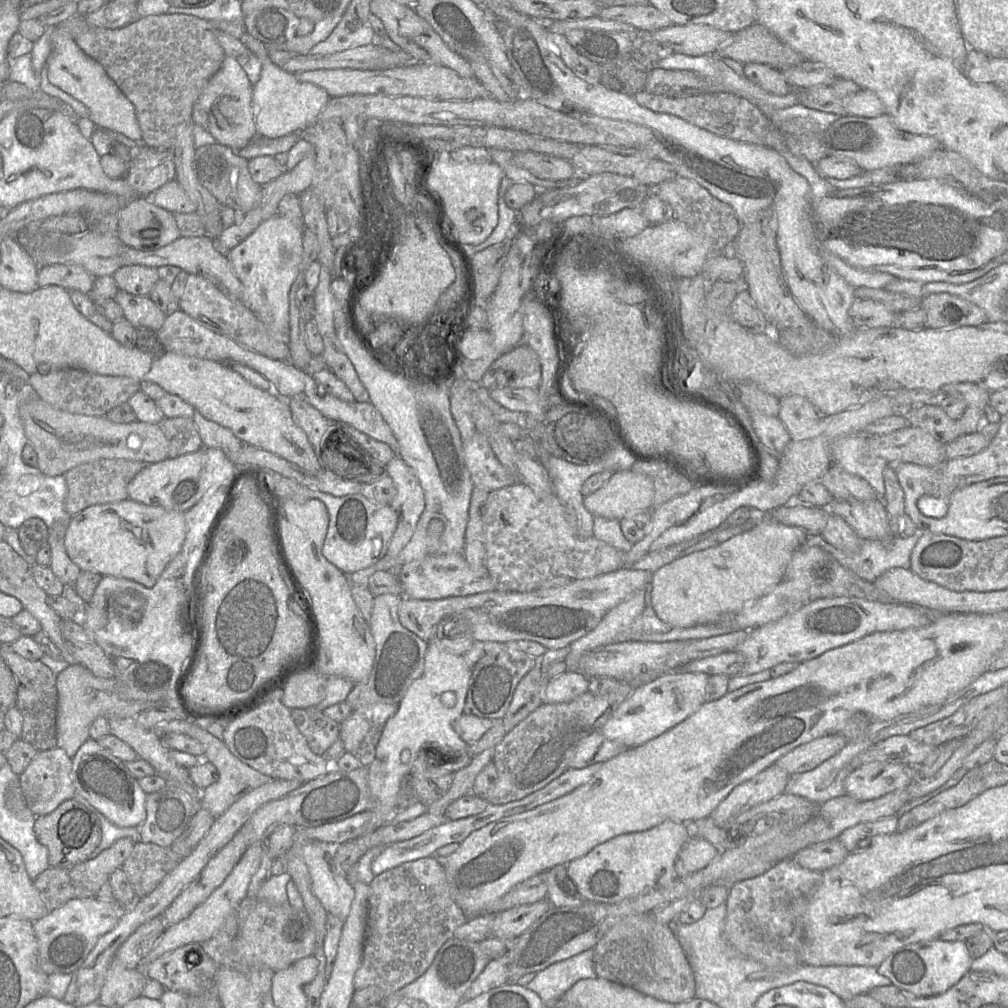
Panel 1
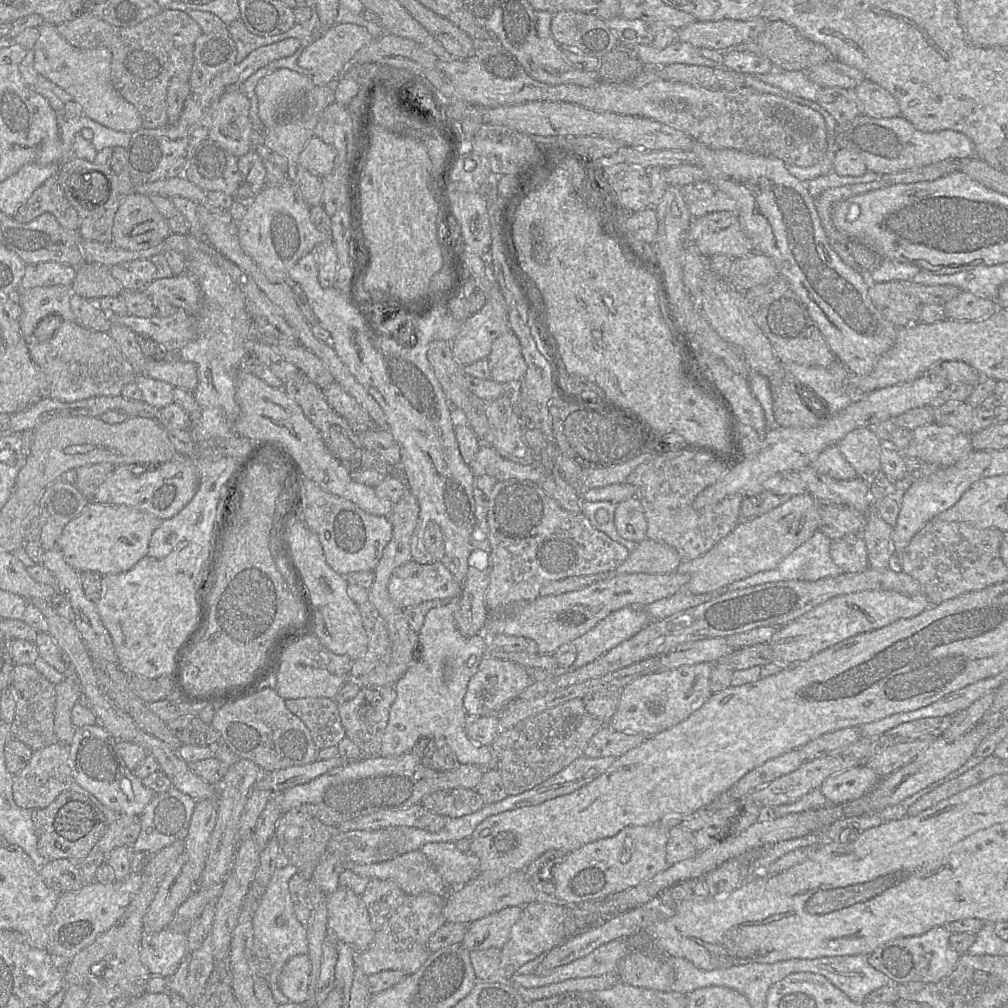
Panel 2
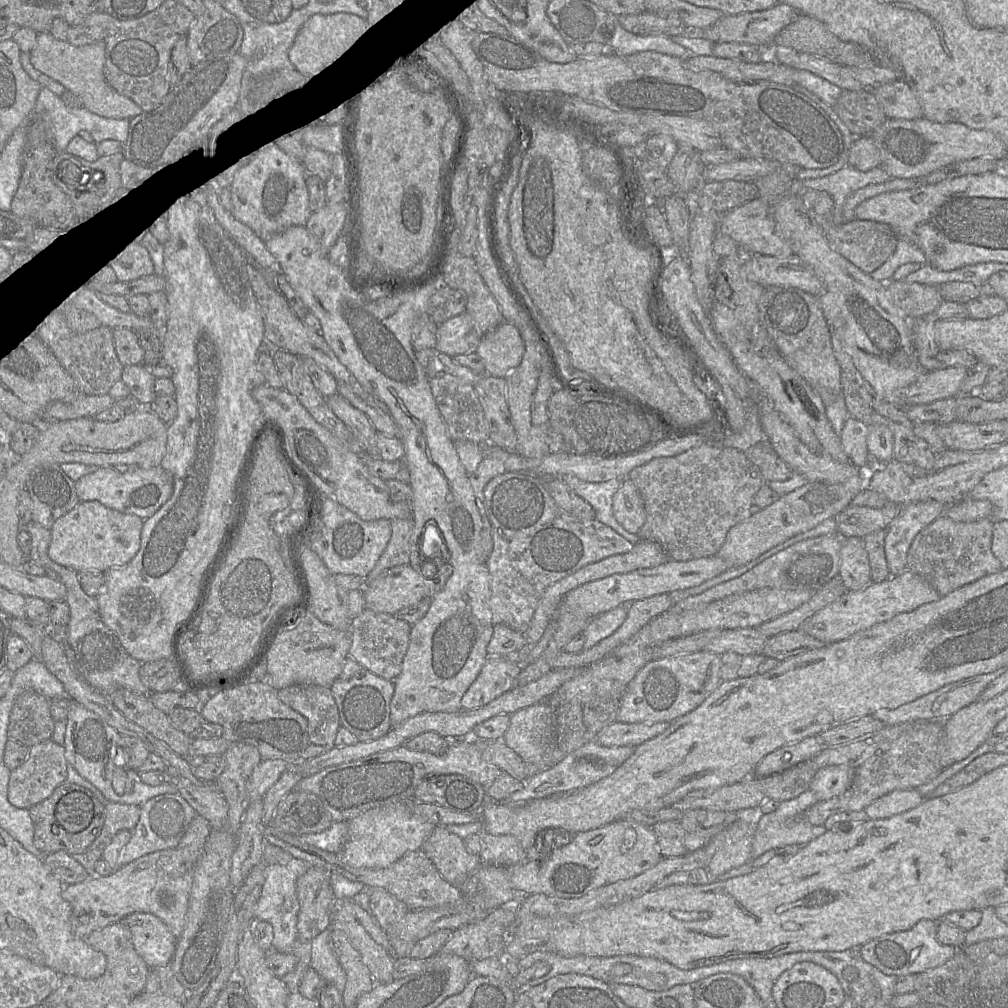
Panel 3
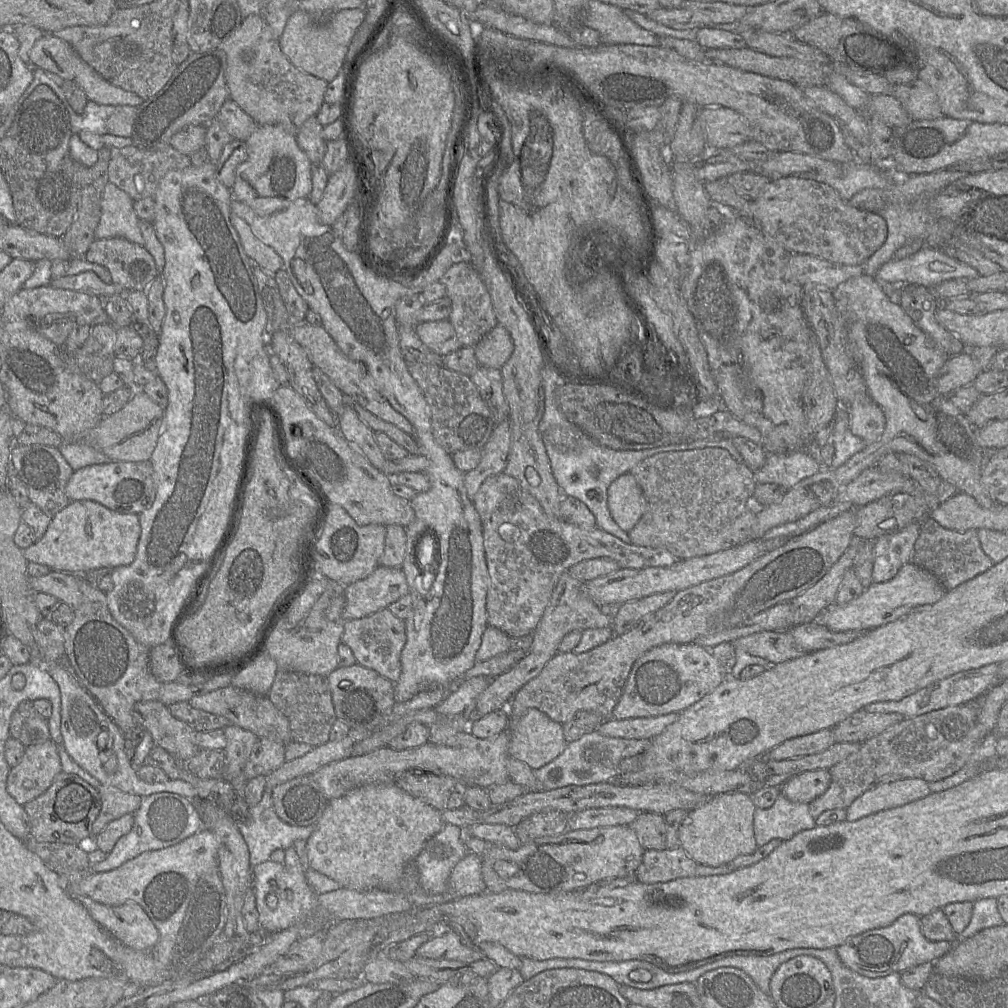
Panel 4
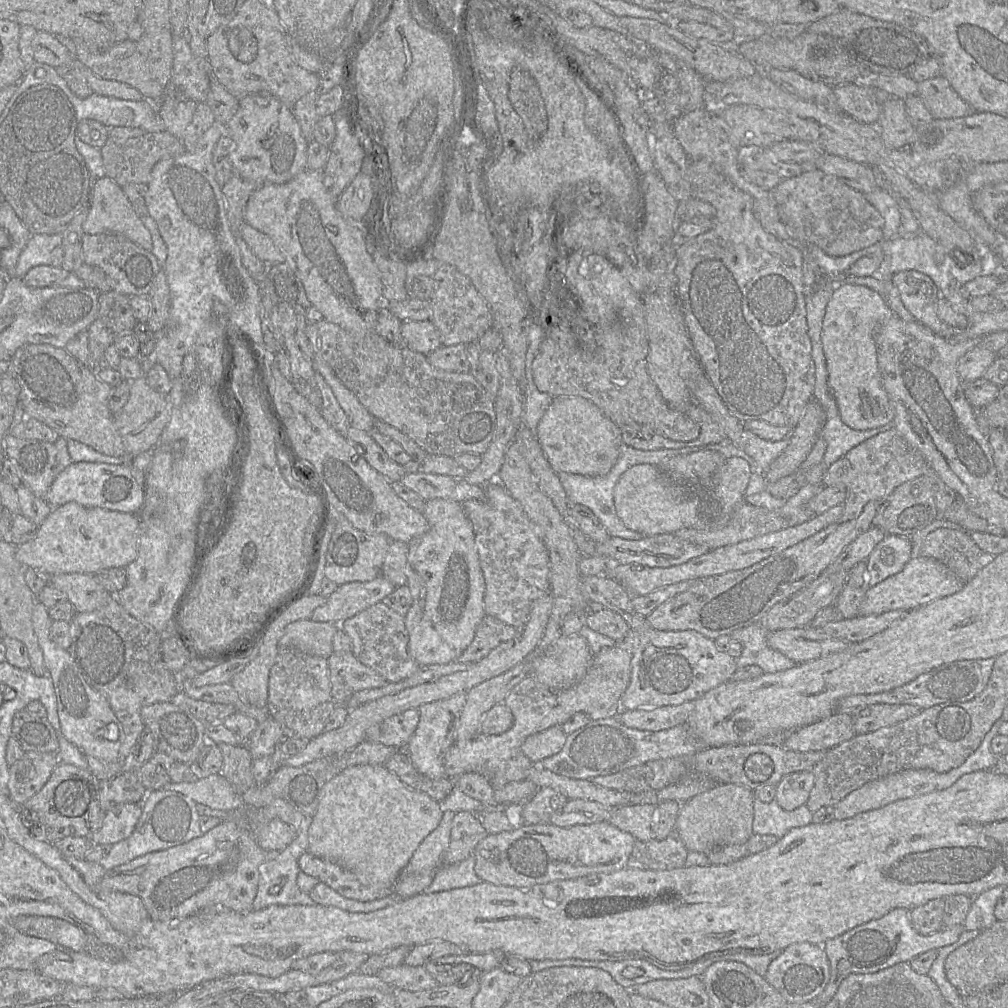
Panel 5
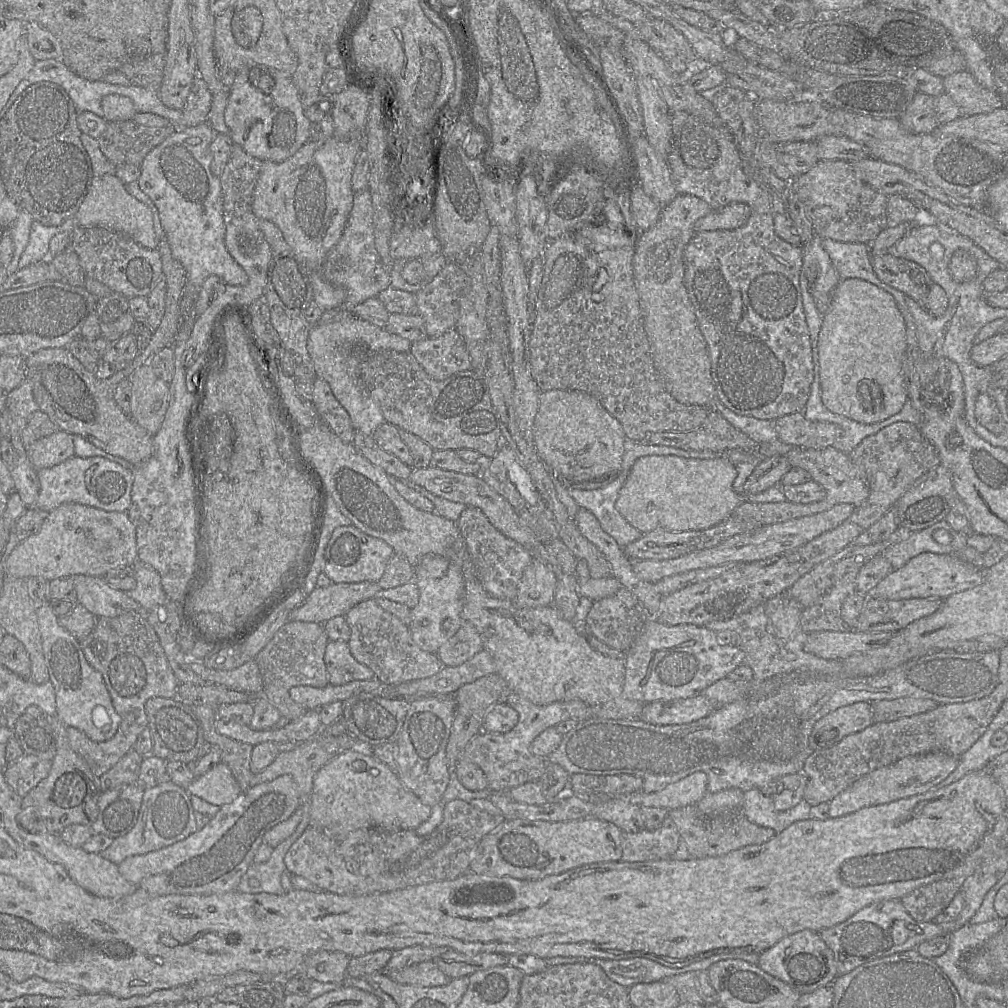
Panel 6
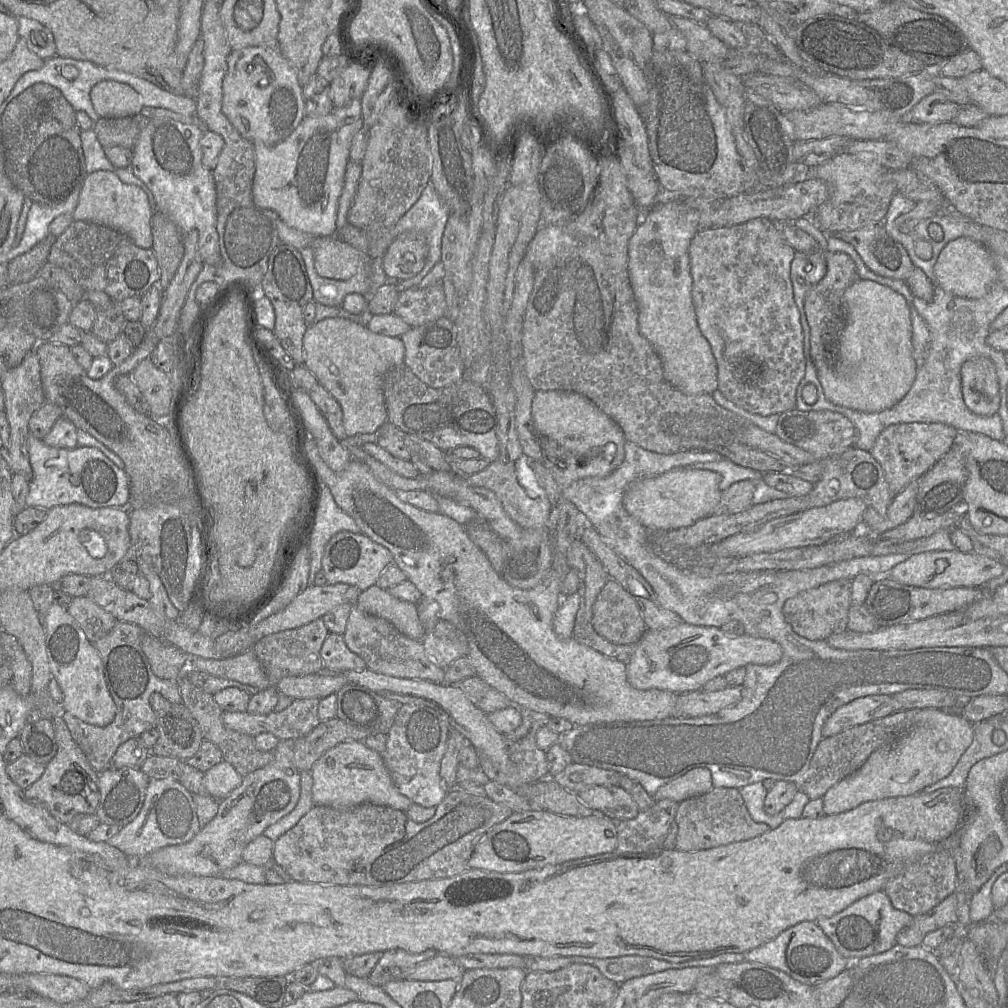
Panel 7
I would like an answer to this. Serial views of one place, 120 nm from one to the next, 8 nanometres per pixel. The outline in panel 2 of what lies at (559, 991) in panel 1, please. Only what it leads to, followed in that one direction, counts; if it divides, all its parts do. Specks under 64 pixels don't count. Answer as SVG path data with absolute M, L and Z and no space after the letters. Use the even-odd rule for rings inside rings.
M620 938L601 945L588 955L553 969L546 975L514 974L512 981L526 987L535 988L568 979L600 976L616 971L620 960L630 951L628 938Z

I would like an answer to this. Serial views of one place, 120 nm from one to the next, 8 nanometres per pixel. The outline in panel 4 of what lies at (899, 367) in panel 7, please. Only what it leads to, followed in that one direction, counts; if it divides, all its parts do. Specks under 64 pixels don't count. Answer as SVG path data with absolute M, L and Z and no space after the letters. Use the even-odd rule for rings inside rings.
M873 400L867 403L853 401L846 409L852 433L864 439L866 444L881 437L885 430L886 417L881 407Z

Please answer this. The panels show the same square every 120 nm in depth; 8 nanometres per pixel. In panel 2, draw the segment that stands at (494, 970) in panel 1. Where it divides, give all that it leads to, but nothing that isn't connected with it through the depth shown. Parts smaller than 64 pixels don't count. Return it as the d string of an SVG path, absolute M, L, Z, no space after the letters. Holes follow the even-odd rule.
M537 900L522 907L521 916L512 926L510 936L501 949L501 969L505 977L512 978L522 965L542 953L548 953L566 940L564 920L568 906L570 904L552 904Z

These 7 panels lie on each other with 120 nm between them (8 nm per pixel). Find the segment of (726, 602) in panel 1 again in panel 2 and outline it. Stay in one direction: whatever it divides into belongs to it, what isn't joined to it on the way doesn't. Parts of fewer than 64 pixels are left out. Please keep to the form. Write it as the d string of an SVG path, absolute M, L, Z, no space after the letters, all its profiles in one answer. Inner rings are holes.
M807 492L792 496L787 502L749 522L739 523L708 552L694 560L682 561L676 571L687 573L690 579L679 592L704 594L756 573L775 569L818 530L819 505L820 502Z

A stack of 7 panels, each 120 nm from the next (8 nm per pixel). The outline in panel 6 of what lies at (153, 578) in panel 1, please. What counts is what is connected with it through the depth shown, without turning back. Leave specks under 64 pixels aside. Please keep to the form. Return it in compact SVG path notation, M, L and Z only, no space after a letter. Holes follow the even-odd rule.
M64 503L45 514L42 526L36 534L17 544L6 561L5 569L6 576L20 579L41 577L52 581L75 575L104 577L112 569L135 566L137 563L136 528L127 512L105 511L79 503Z

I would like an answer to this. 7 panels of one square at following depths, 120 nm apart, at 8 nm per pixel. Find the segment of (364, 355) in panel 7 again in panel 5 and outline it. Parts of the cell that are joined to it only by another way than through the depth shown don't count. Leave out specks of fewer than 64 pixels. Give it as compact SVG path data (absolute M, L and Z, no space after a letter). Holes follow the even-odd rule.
M314 355L314 370L320 373L331 387L338 403L348 417L349 425L359 430L372 432L375 418L360 403L355 394L336 377L332 368L320 357Z

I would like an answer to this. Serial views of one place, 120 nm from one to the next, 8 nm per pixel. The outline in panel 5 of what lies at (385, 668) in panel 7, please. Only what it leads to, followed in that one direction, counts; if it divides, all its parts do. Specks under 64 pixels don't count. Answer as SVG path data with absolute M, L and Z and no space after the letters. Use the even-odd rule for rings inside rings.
M382 601L344 620L340 628L352 640L352 653L362 664L370 667L388 682L399 682L413 675L420 665L408 652L409 635L405 617Z

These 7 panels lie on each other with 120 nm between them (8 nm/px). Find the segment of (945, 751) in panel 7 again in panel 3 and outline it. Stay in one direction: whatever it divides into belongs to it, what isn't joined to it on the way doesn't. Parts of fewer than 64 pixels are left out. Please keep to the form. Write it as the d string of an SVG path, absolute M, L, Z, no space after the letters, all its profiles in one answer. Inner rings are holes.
M916 789L895 790L876 799L864 811L869 819L888 818L917 807L924 799Z

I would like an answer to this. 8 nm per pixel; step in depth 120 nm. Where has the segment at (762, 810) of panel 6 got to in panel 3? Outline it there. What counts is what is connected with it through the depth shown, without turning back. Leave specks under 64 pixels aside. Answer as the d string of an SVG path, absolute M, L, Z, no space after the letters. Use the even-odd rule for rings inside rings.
M807 790L797 797L779 803L778 807L768 814L757 814L757 828L752 841L751 859L757 858L766 851L786 845L805 845L827 831L825 826L816 826L808 821L803 821L802 813L817 803L816 795Z

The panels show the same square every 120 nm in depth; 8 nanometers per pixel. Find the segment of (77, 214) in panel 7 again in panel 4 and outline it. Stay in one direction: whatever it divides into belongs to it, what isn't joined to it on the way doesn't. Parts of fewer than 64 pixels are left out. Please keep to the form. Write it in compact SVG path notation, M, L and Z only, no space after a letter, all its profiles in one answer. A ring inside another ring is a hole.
M108 182L101 197L101 216L95 230L95 238L116 237L140 246L144 245L133 200L124 191Z

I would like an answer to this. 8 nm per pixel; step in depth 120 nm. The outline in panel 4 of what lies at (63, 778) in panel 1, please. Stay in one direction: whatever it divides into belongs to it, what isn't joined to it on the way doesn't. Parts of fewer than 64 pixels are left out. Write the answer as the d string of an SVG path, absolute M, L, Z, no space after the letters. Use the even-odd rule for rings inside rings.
M51 739L27 747L20 763L10 768L7 792L23 806L44 793L61 771L58 746Z

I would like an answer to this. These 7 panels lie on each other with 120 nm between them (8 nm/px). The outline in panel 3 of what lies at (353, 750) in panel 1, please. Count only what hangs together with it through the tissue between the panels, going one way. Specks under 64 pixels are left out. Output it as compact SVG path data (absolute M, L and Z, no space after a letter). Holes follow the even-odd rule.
M366 669L349 680L338 678L331 686L333 698L340 715L341 725L360 742L384 736L391 729L390 703L395 692L394 682L381 678Z

